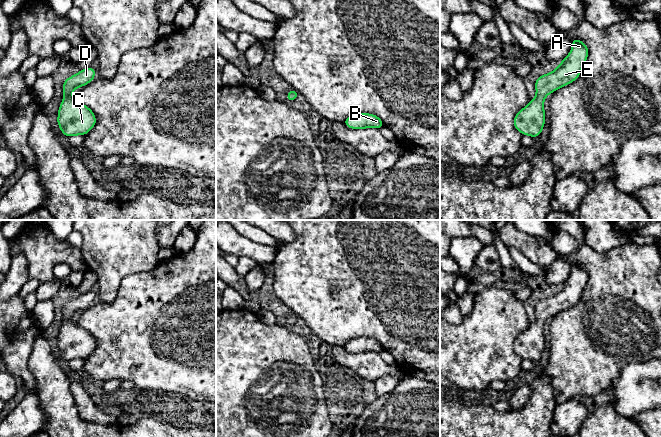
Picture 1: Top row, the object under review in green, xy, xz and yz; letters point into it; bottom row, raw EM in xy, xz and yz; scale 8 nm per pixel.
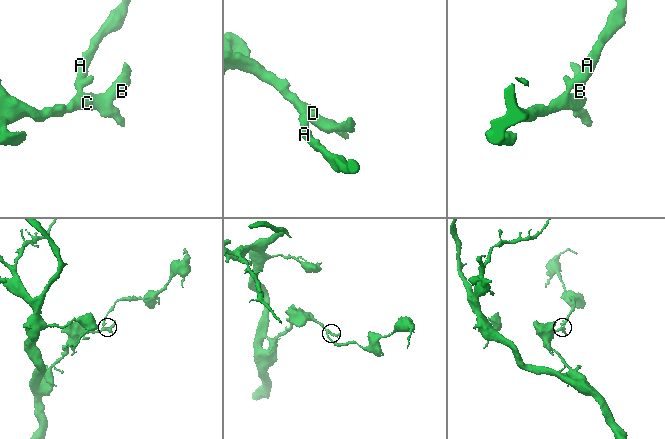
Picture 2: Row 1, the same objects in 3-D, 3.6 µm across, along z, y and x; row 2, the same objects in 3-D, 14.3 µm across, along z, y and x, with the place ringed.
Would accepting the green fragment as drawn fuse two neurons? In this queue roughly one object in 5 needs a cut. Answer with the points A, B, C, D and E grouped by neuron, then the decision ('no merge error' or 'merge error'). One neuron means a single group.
groups A B C D E; no merge error

